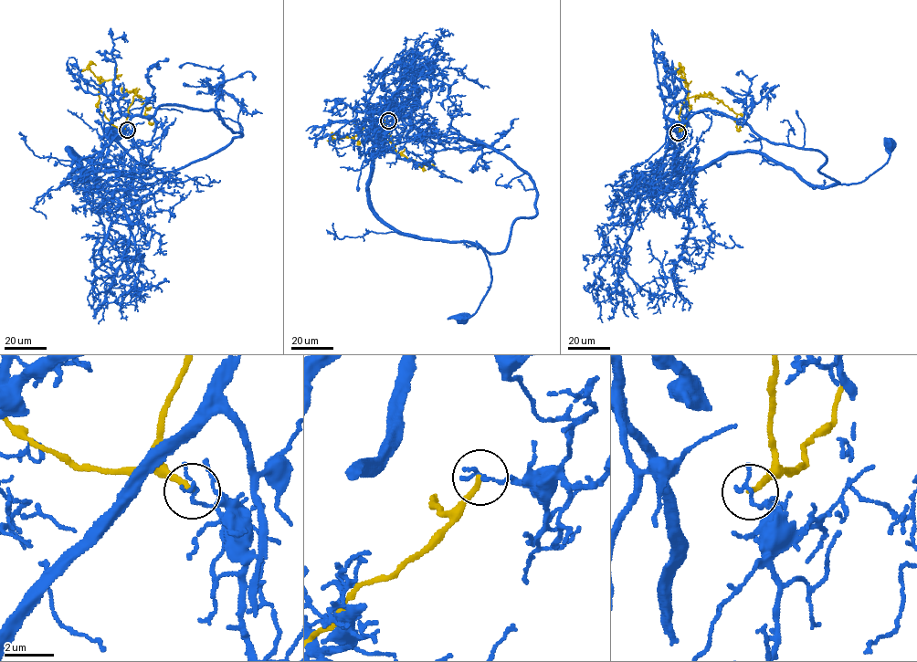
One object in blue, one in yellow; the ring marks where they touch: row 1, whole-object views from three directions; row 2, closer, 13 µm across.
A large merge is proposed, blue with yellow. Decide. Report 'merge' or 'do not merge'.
do not merge

